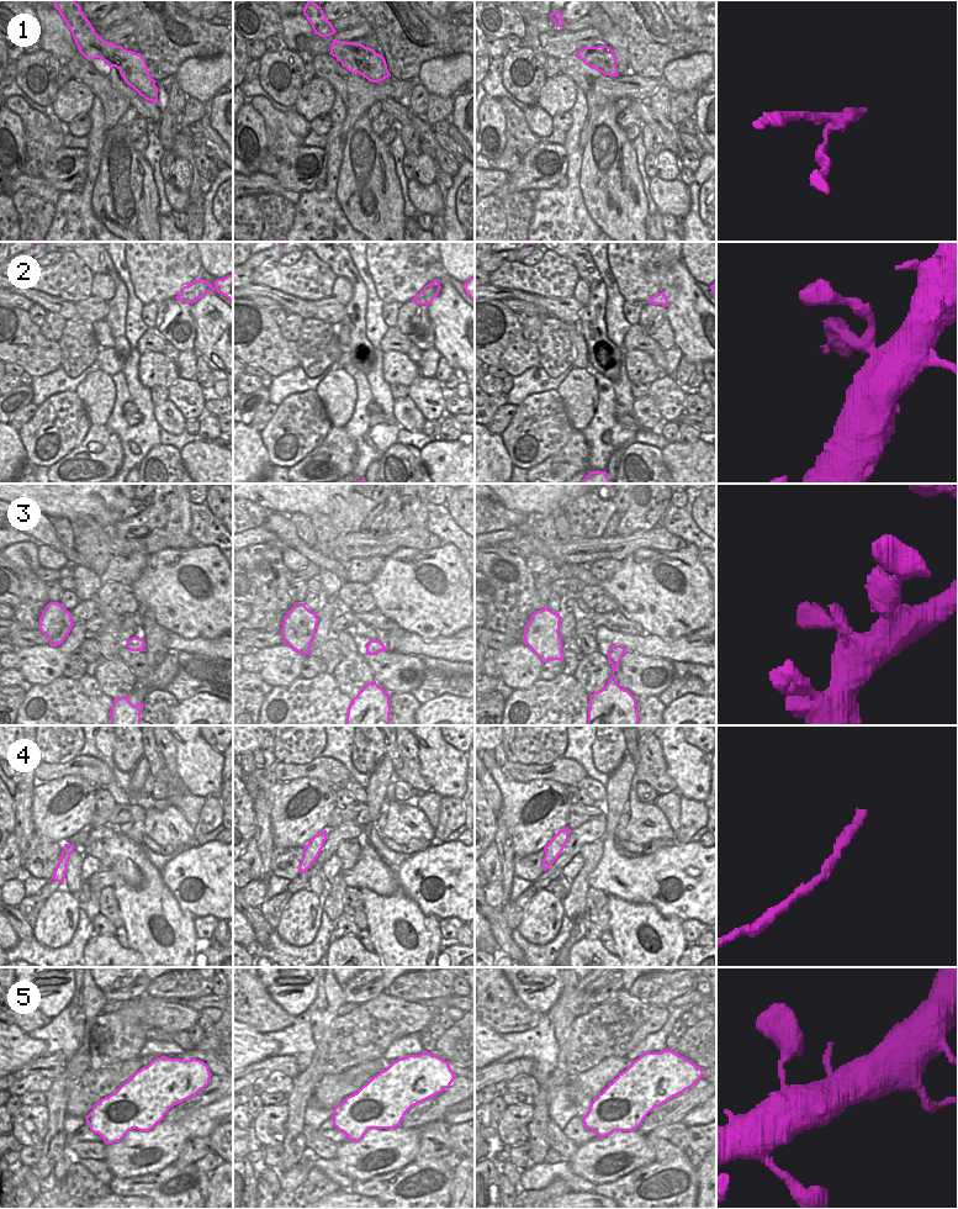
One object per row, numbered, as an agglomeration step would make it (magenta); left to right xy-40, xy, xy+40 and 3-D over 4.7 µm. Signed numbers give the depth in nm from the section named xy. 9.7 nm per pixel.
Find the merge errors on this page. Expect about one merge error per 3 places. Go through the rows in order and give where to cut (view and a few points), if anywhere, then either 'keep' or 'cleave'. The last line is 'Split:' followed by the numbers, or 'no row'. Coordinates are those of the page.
1: cut in xy+40 along (589, 51), (612, 63), (617, 73); cleave
2: no cut; keep
3: no cut; keep
4: no cut; keep
5: no cut; keep
Split: 1

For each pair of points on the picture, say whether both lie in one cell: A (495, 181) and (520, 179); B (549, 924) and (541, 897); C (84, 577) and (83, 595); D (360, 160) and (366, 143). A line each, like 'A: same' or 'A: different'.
A: different
B: same
C: same
D: same

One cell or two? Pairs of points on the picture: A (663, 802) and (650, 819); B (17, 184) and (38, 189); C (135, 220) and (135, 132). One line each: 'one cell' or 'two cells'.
A: two cells
B: one cell
C: two cells

